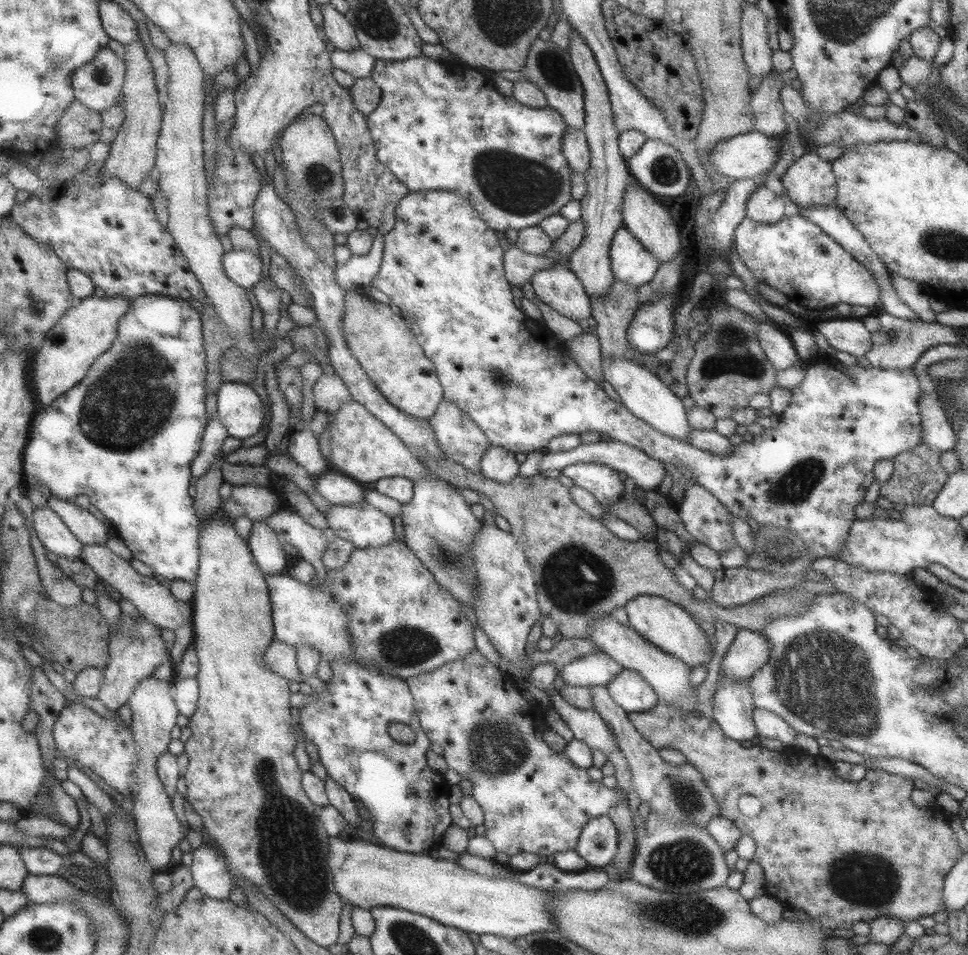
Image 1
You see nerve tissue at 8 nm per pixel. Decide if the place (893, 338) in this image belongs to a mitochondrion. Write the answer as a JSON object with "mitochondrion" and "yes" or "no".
{"mitochondrion":"yes"}

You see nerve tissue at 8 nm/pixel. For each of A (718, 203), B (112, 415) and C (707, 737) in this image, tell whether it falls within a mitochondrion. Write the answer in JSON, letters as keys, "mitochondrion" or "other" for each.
{"A":"other","B":"mitochondrion","C":"other"}

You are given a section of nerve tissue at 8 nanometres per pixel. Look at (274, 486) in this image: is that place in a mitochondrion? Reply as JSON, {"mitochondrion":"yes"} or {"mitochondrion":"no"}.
{"mitochondrion":"no"}

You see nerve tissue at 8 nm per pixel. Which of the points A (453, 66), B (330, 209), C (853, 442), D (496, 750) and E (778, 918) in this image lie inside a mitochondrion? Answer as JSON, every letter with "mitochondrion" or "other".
{"A":"other","B":"mitochondrion","C":"other","D":"mitochondrion","E":"other"}

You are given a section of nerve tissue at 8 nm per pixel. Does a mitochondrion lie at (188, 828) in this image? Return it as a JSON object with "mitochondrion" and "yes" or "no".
{"mitochondrion":"no"}

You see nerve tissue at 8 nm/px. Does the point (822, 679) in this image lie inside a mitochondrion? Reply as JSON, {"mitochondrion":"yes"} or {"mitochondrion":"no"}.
{"mitochondrion":"yes"}

